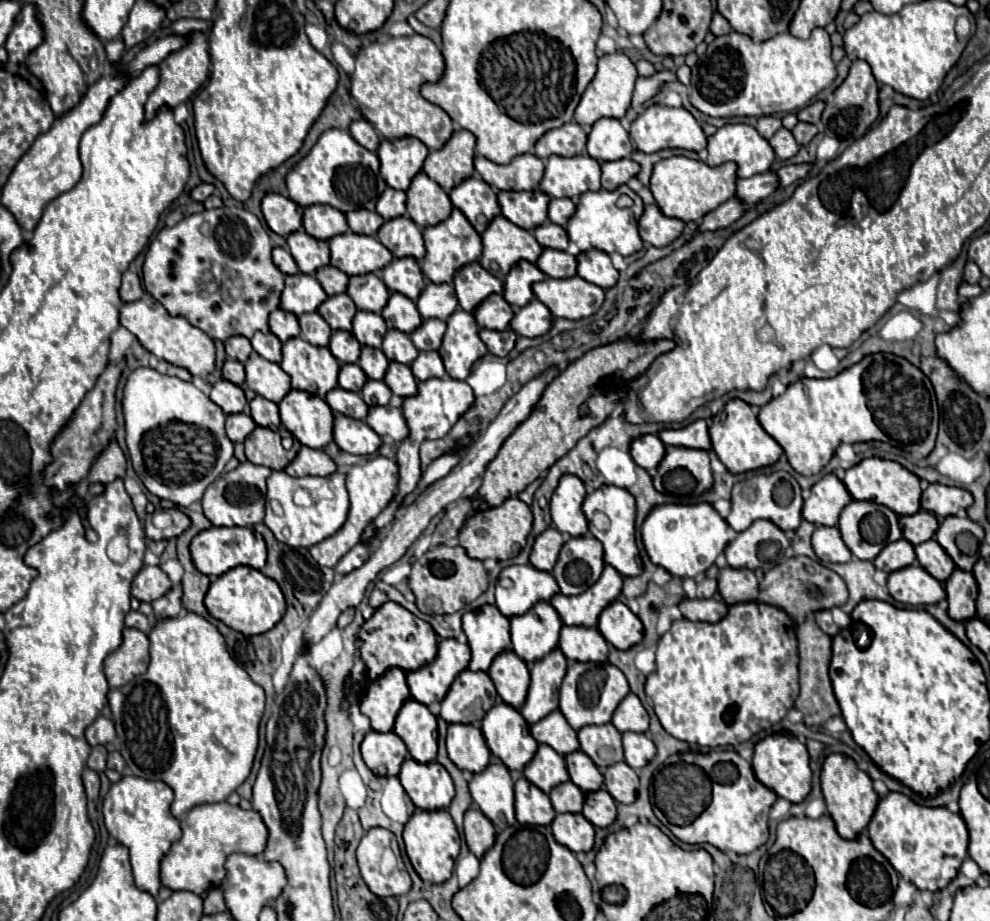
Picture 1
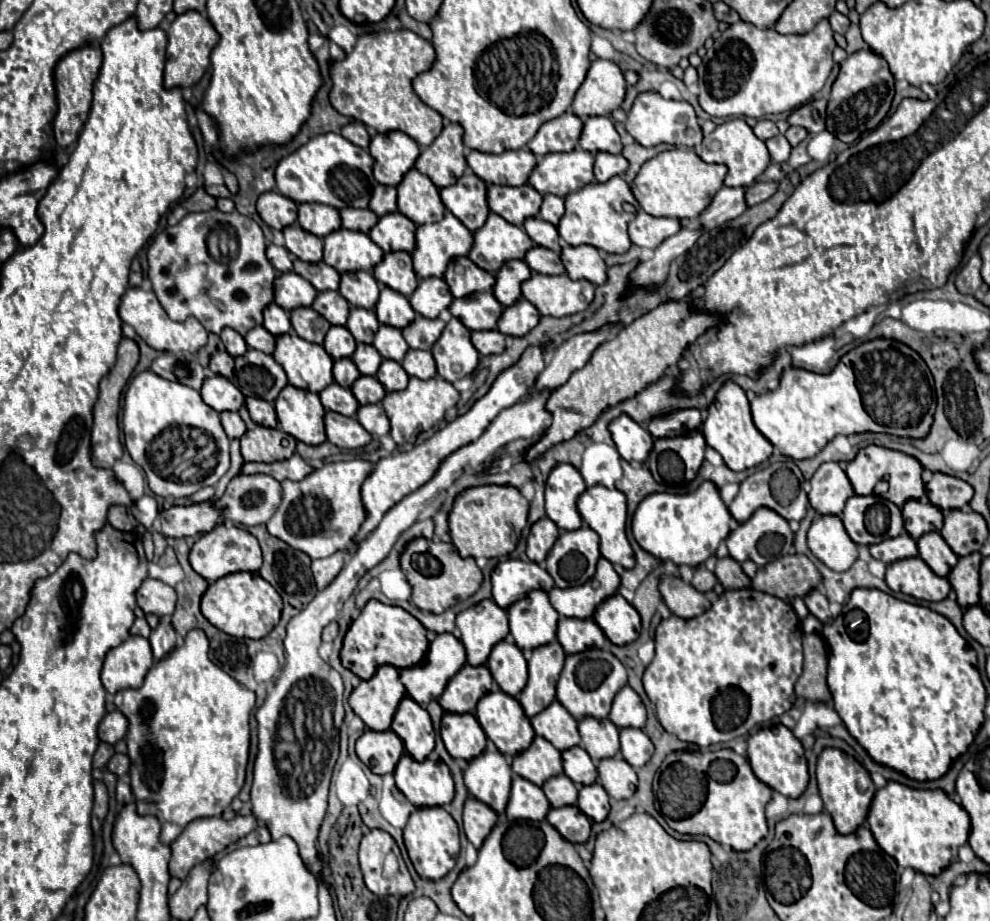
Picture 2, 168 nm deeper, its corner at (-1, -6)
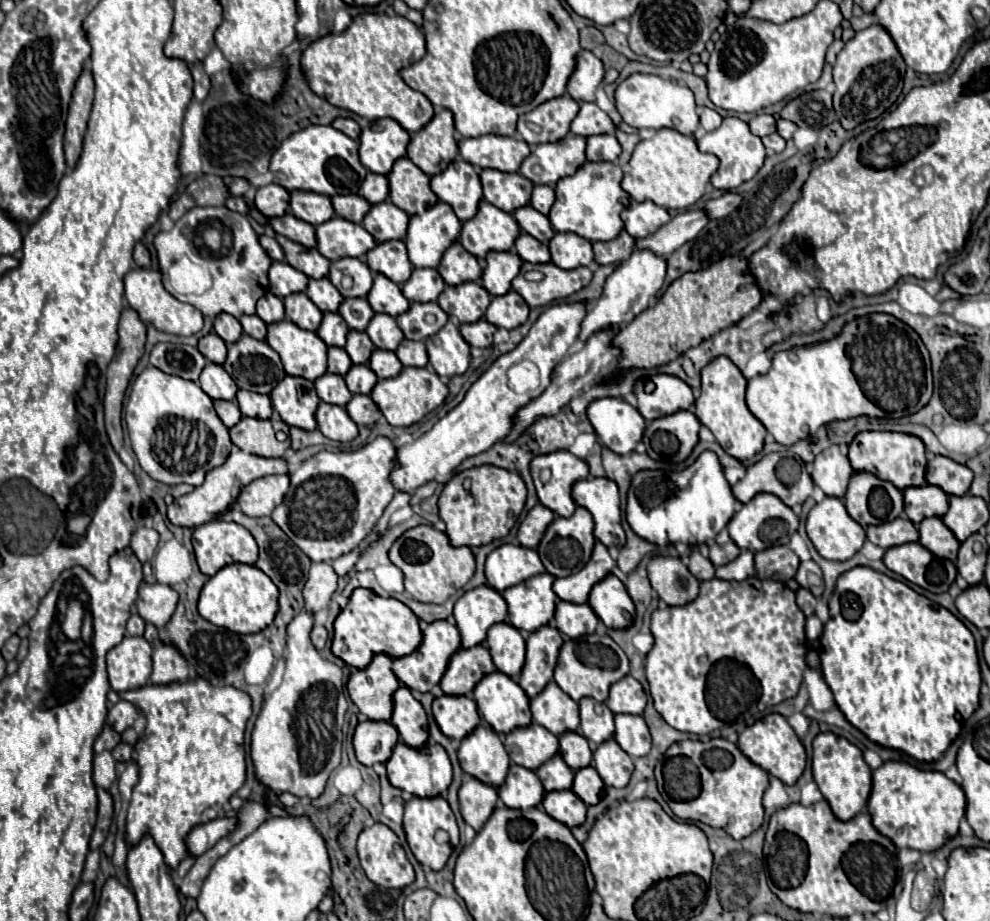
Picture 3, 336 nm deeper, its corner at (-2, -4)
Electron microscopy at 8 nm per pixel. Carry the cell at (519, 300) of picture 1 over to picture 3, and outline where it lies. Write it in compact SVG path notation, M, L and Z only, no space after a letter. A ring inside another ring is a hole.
M492 251L492 255L488 255L486 261L488 265L482 273L484 289L492 297L506 295L512 289L512 279L520 273L522 259L518 257L516 251L504 251L504 253Z

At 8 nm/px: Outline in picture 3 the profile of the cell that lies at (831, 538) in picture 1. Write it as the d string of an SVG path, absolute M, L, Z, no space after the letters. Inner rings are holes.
M826 497L822 503L816 503L816 507L810 511L806 521L806 533L814 543L816 551L828 561L848 561L866 541L866 531L848 515L844 503L832 497Z

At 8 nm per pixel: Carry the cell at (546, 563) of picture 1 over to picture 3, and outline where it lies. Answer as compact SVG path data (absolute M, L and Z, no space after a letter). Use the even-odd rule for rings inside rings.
M538 503L534 509L530 509L518 529L518 539L520 539L522 547L536 549L552 521L554 521L554 513L548 507Z

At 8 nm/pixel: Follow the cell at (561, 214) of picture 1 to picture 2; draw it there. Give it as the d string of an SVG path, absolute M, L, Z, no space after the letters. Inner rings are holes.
M543 195L539 217L553 223L553 225L557 225L561 215L563 215L563 199L555 197L555 195Z

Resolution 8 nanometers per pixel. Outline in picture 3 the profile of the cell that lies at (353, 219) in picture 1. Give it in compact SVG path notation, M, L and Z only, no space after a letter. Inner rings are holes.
M336 195L336 199L332 199L332 205L336 215L352 223L362 223L366 213L370 211L370 203L360 195Z

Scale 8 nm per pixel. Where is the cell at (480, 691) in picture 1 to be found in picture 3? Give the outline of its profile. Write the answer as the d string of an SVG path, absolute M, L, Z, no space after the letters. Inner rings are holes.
M484 645L472 649L460 649L450 659L450 665L440 681L440 687L446 695L454 695L454 697L470 695L476 683L494 671L496 667Z

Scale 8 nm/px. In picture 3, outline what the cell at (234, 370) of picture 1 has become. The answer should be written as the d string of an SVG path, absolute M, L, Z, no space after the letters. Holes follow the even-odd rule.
M216 333L202 337L198 343L198 351L216 365L222 365L226 361L226 343Z

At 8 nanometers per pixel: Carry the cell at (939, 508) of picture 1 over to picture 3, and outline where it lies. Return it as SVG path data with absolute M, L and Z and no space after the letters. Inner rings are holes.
M934 455L926 467L926 481L940 487L946 495L966 495L972 485L972 471L948 457Z

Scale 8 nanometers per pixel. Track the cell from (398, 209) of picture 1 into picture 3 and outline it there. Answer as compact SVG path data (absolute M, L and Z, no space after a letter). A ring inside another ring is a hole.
M368 173L368 179L364 179L364 187L360 187L360 195L362 195L370 205L388 201L388 197L390 197L388 177L376 175L376 173Z

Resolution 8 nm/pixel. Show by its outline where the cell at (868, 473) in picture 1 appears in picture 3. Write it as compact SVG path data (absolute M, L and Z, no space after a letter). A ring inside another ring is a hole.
M866 431L858 433L848 447L848 459L856 473L872 473L880 479L888 479L894 487L924 487L926 479L926 451L924 443L918 437L904 435L904 433L890 433L890 431Z

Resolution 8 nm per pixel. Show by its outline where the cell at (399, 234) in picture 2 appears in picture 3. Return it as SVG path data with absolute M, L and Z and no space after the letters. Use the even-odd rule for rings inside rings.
M384 201L372 205L362 225L378 243L386 243L392 239L404 239L408 231L408 221L410 215L406 211L398 209L394 203Z

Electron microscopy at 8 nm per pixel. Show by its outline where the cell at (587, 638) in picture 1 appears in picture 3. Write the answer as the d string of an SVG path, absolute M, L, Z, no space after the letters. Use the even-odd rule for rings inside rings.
M558 601L556 615L554 615L554 627L570 639L580 639L584 635L596 633L598 615L586 603L574 605L574 603Z

